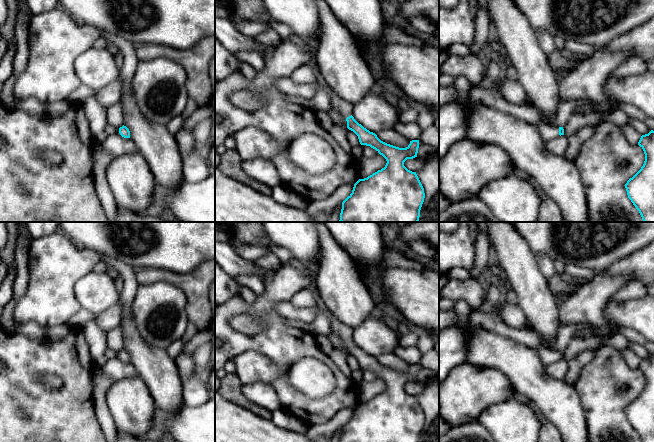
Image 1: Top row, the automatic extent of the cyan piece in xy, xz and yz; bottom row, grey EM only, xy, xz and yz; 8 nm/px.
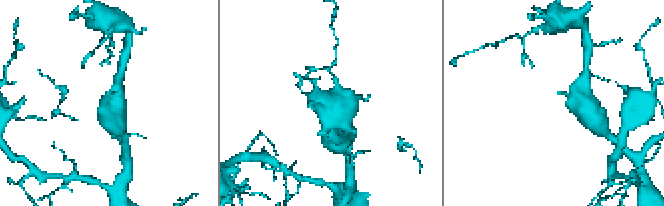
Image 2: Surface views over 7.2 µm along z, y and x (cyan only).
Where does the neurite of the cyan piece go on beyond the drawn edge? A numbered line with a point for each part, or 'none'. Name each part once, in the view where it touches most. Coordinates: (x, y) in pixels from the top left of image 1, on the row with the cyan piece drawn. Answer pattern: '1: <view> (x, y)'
1: yz (547, 132)

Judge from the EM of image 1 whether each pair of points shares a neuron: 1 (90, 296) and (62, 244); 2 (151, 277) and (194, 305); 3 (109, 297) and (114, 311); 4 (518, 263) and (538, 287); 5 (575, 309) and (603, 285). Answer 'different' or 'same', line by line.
1: different
2: same
3: different
4: same
5: same

